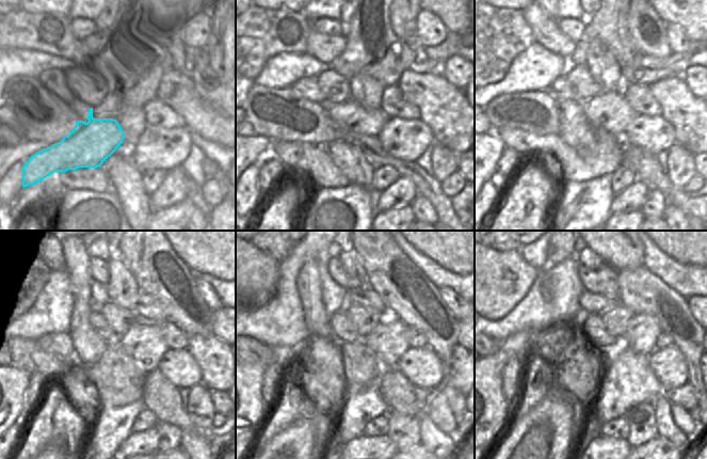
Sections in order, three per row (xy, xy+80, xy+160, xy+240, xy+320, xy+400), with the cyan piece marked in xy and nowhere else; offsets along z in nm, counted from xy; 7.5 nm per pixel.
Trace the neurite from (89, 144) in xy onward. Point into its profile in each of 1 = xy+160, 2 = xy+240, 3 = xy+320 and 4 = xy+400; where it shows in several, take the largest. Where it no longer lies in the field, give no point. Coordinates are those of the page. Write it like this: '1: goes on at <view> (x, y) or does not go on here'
1: goes on at xy+160 (610, 111)
2: goes on at xy+240 (145, 343)
3: goes on at xy+320 (388, 342)
4: goes on at xy+400 (640, 336)

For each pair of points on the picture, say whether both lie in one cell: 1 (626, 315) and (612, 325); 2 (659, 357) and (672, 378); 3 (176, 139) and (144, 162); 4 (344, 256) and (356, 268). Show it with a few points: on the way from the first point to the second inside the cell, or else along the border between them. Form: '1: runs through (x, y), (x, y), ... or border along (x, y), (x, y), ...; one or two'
1: runs through (623, 315), (615, 321); one
2: runs through (663, 362), (672, 373); one
3: runs through (169, 146), (166, 148), (158, 148), (151, 155); one
4: runs through (348, 259), (353, 265); one

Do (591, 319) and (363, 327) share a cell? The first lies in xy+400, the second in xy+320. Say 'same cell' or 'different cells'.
different cells

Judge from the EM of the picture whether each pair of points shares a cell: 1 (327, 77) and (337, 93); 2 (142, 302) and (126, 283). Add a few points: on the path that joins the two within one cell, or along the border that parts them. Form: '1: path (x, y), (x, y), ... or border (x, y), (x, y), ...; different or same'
1: path (328, 81), (336, 89); same
2: border (140, 291), (134, 302), (127, 309); different

